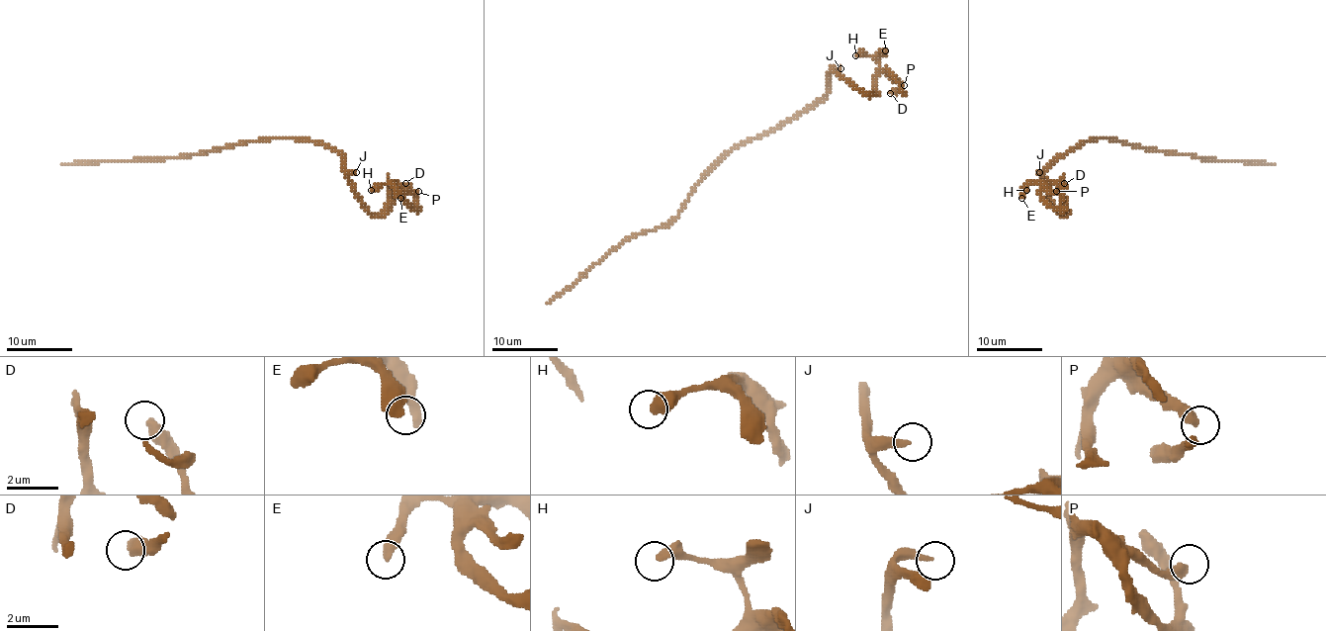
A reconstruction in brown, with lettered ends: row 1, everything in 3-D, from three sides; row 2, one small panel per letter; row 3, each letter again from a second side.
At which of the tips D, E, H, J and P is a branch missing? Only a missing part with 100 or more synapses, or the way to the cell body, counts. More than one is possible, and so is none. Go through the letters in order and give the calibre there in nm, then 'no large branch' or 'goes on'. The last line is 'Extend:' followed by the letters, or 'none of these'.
D: 500 nm thick; no large branch
E: 480 nm thick; no large branch
H: 400 nm thick; no large branch
J: 240 nm thick; no large branch
P: 420 nm thick; no large branch
Extend: none of these

